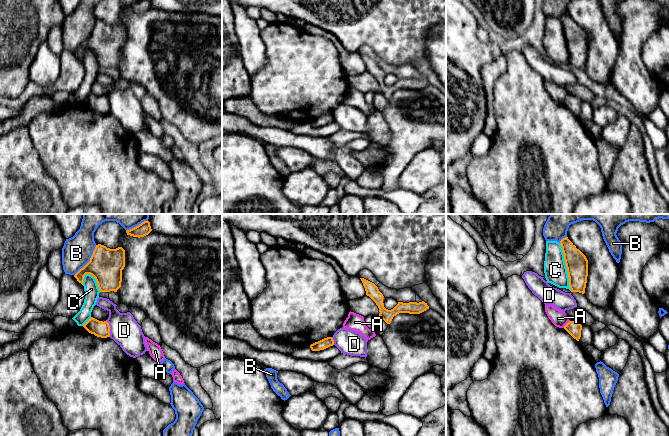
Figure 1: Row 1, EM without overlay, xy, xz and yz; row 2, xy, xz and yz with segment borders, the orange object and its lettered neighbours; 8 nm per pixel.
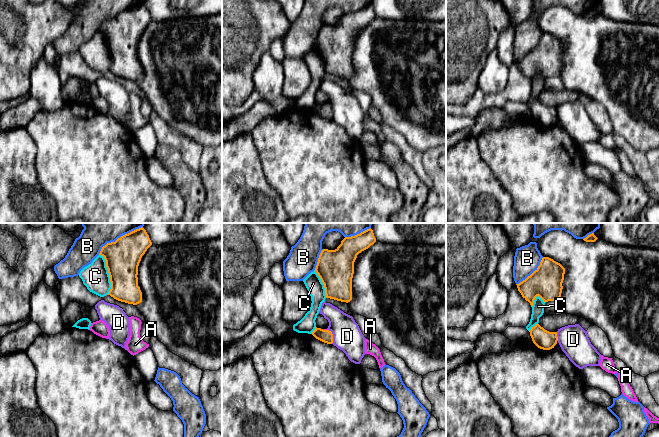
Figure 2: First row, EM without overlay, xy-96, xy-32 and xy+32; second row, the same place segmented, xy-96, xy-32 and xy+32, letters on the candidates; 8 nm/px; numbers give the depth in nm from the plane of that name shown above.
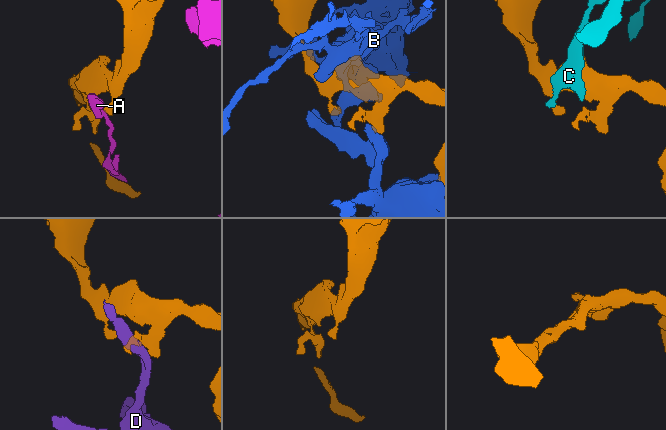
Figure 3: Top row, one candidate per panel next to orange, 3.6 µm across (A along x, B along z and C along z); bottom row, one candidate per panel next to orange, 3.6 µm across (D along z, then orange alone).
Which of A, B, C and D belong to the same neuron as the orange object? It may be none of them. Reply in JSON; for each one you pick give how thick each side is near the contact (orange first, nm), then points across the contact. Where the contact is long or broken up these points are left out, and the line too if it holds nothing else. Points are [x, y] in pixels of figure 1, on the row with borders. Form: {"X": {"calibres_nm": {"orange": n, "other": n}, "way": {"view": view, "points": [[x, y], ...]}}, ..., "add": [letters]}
{"add": []}

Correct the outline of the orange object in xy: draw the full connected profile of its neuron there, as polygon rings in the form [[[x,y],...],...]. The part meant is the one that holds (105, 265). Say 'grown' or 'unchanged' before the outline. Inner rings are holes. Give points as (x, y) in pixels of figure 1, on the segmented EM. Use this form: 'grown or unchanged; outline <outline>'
unchanged; outline [[[98,244],[90,261],[74,277],[83,285],[84,276],[90,274],[95,278],[100,292],[117,292],[121,287],[124,267],[125,250],[122,247],[110,249]]]

